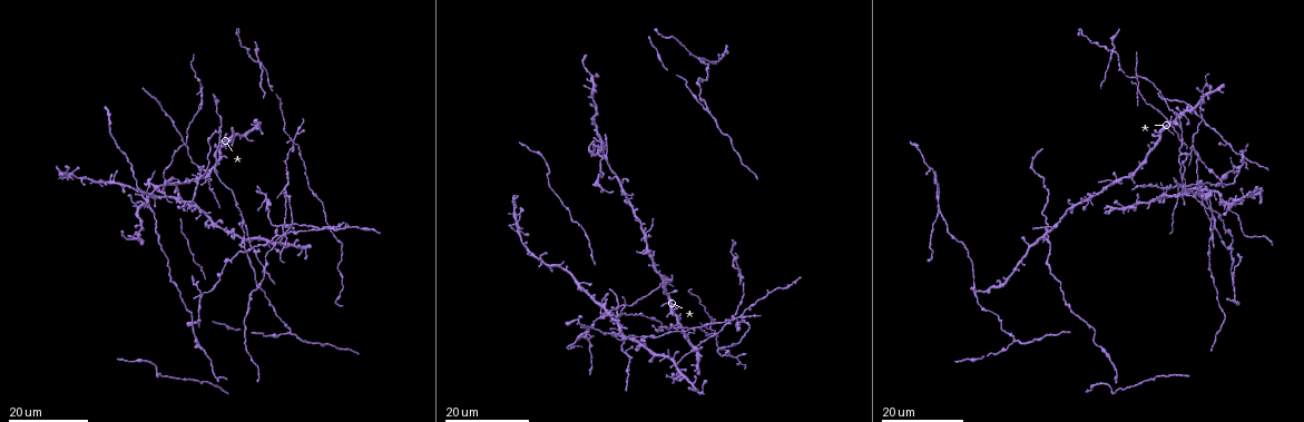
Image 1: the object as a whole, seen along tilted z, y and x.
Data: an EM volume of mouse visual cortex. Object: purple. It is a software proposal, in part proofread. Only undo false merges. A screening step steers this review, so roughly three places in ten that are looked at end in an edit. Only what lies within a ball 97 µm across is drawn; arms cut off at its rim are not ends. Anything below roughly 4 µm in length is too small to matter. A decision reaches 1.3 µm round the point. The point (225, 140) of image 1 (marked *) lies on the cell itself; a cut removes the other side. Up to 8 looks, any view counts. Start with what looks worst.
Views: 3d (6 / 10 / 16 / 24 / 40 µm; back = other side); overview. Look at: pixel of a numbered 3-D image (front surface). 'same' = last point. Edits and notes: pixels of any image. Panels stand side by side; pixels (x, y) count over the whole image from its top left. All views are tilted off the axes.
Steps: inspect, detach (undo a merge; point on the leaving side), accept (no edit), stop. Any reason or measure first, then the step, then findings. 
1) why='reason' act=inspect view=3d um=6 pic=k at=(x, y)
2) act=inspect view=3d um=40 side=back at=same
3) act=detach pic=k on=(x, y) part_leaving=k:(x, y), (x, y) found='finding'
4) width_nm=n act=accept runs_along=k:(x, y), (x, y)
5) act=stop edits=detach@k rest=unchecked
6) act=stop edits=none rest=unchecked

act=inspect view=3d um=16 pic=1 at=(1199, 198)

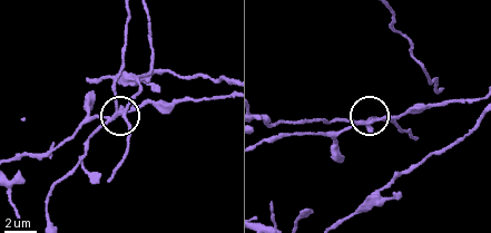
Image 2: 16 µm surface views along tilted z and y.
act=inspect view=3d um=10 pic=2 at=(371, 121)

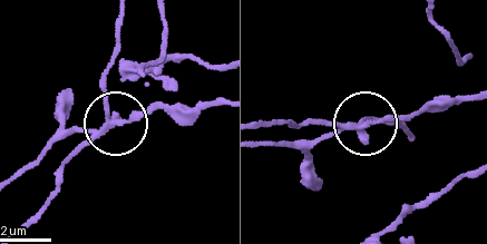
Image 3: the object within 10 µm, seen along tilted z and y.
why='zoom in' act=inspect view=3d um=6 pic=3 at=(118, 122)

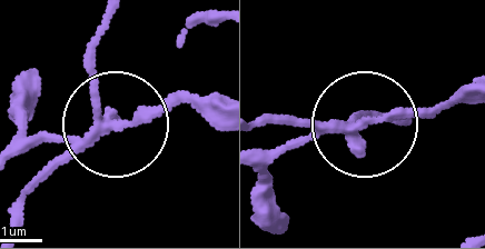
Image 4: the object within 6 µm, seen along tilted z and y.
arms=3 act=detach pic=4 on=(144, 116) part_leaving=4:(343, 128), (468, 103) found='a second cell is stuck on'

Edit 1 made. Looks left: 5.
why='redraw' act=inspect view=overview

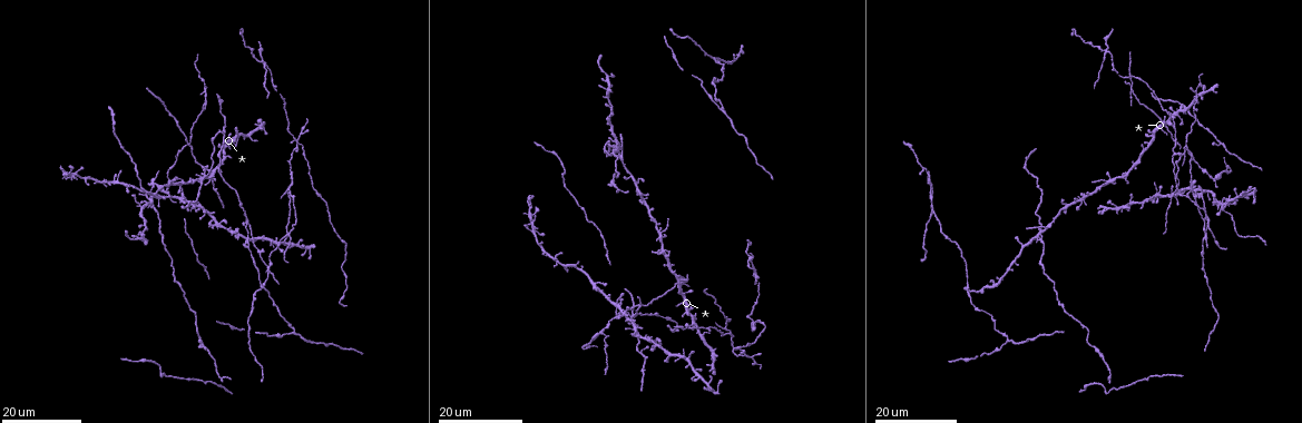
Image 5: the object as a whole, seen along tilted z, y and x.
why='three arms meet' act=inspect view=3d um=16 pic=5 at=(728, 331)

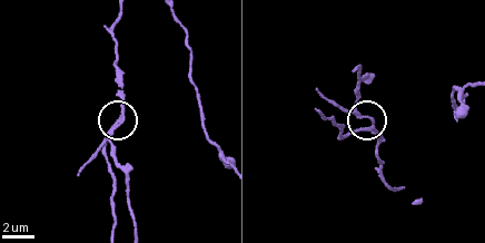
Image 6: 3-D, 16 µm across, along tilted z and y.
act=inspect view=3d um=6 pic=6 at=(368, 128)

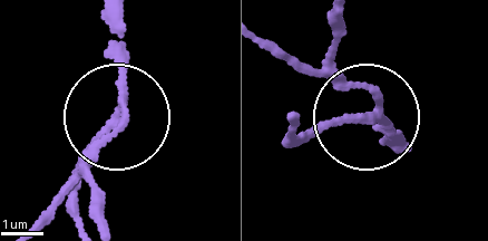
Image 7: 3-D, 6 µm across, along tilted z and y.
act=detach pic=7 on=(89, 146) part_leaving=7:(126, 102), (88, 174), (99, 220) found='a second cell is stuck on'

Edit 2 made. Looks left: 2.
act=stop edits=detach@4,detach@7 rest=unchecked

